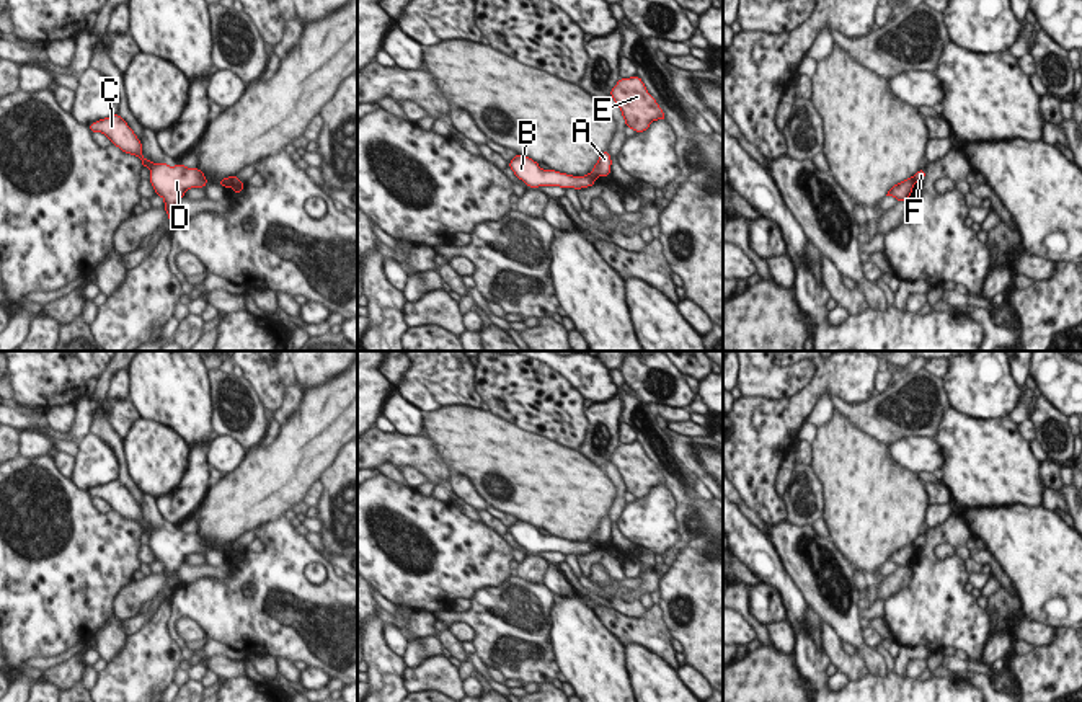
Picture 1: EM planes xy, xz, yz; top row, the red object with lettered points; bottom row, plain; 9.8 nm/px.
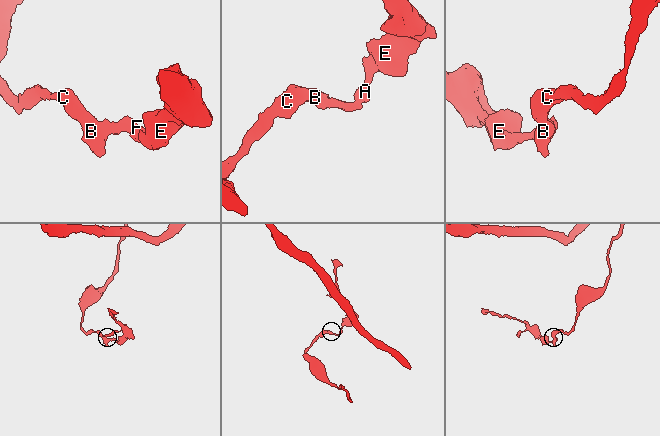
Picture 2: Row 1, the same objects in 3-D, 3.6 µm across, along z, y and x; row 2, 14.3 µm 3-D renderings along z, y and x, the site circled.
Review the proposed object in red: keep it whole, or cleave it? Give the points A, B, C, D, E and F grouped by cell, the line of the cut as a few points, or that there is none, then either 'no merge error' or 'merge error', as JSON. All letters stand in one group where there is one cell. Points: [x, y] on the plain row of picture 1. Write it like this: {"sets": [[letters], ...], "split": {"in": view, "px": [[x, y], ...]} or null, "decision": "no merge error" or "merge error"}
{"sets": [["A", "E"], ["B", "C", "D", "F"]], "split": {"in": "xz", "px": [[589, 539], [596, 542]]}, "decision": "merge error"}

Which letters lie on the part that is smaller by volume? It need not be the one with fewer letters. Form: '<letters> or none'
A, E

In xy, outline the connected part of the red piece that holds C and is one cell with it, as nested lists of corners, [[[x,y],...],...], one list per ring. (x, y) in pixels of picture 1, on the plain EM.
[[[119,480],[91,488],[90,496],[103,498],[119,516],[137,521],[142,526],[142,532],[150,534],[149,545],[155,558],[165,565],[163,573],[171,589],[180,584],[176,570],[184,562],[184,557],[207,550],[207,544],[199,534],[186,534],[183,529],[168,532],[165,527],[152,529],[145,526],[142,521],[142,508]]]

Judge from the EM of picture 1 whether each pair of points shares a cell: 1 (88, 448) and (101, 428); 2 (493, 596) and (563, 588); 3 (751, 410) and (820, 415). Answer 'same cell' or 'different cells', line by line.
1: different cells
2: different cells
3: different cells

